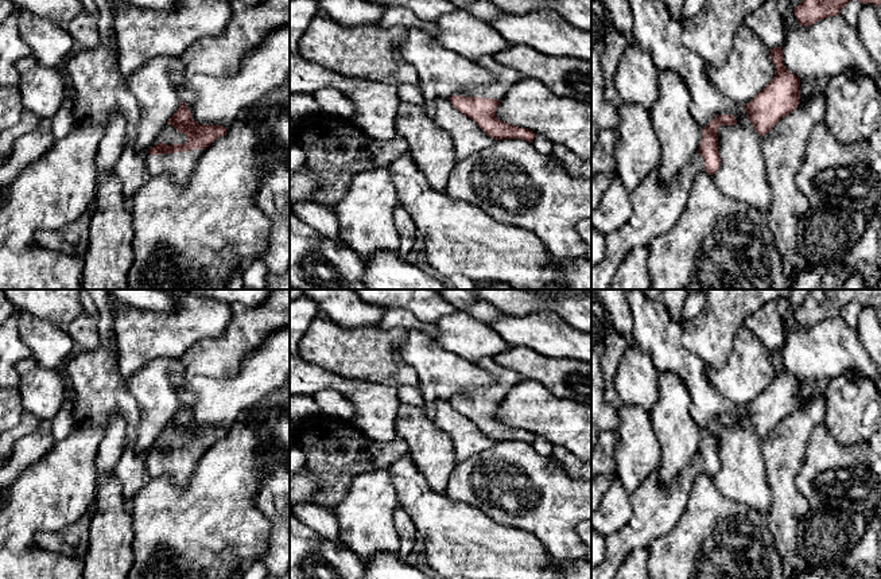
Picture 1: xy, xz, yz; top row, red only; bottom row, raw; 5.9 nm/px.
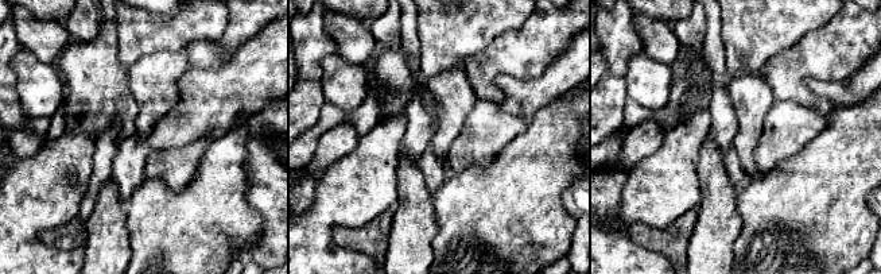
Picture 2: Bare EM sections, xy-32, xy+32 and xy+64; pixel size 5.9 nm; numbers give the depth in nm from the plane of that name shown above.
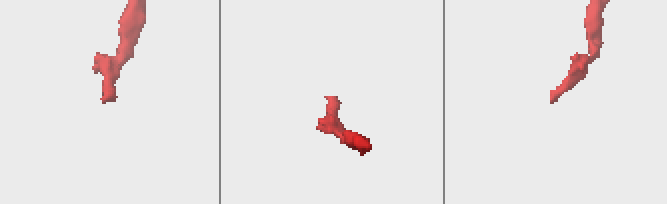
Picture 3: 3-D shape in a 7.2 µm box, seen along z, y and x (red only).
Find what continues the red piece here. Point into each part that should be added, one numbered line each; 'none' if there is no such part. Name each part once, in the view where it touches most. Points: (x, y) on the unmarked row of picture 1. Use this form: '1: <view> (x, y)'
1: xy (179, 467)

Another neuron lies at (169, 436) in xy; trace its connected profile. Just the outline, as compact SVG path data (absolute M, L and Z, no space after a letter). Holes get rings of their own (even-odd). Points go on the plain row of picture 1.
M164 425L162 434L158 436L151 448L155 448L160 443L167 447L183 446L187 443L187 438L185 435L179 435L172 427Z

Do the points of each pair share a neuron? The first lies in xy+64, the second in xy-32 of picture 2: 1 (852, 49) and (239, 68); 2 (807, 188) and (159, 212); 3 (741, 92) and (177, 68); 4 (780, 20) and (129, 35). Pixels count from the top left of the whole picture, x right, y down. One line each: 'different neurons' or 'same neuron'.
1: different neurons
2: same neuron
3: same neuron
4: same neuron

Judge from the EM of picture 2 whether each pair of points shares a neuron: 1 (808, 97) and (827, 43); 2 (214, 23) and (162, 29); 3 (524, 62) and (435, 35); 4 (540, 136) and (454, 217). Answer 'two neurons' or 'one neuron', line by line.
1: one neuron
2: one neuron
3: two neurons
4: one neuron

